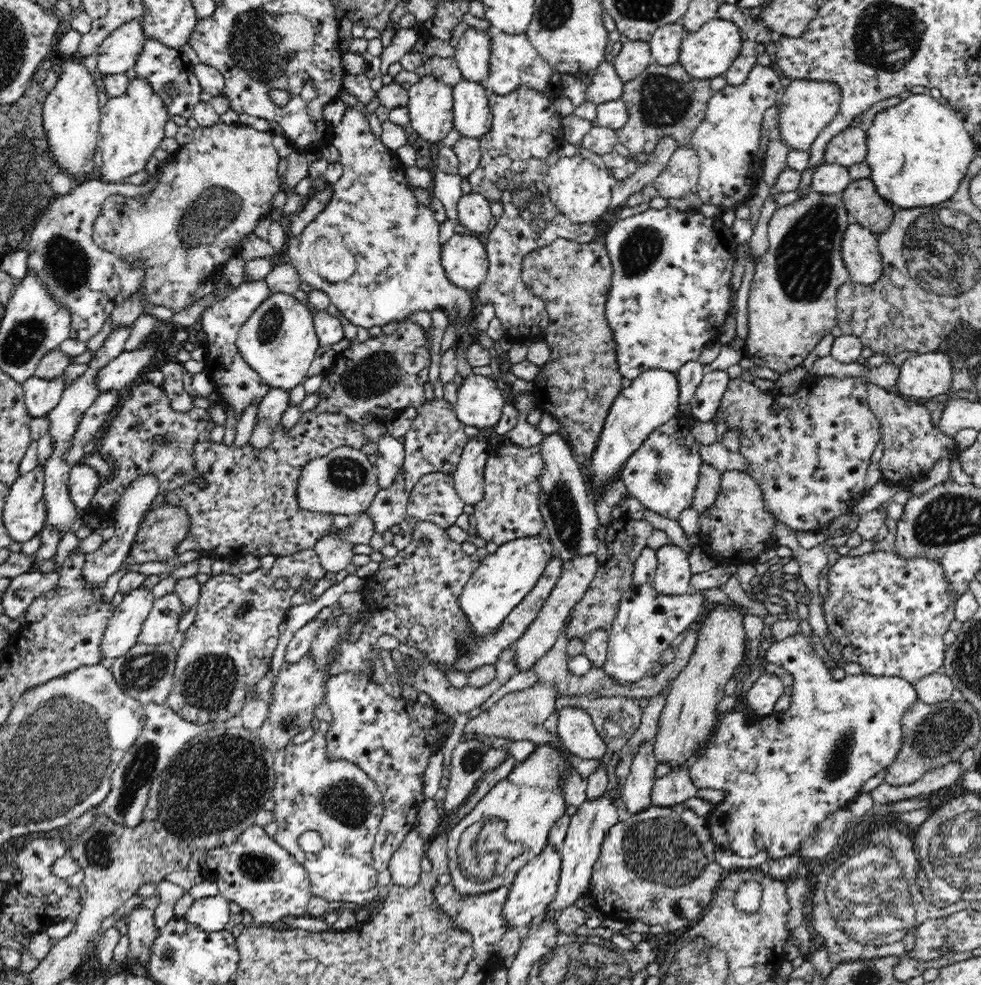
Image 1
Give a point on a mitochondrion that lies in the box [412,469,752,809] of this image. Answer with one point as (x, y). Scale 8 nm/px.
(562, 509)

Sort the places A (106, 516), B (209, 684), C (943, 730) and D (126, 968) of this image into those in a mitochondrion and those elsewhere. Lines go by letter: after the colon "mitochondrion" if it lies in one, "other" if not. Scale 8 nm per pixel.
A: other
B: mitochondrion
C: mitochondrion
D: other

